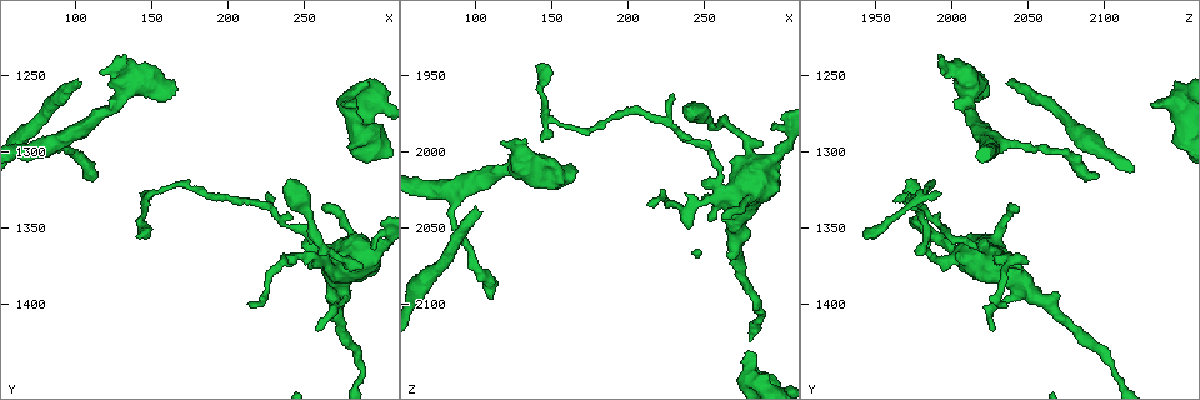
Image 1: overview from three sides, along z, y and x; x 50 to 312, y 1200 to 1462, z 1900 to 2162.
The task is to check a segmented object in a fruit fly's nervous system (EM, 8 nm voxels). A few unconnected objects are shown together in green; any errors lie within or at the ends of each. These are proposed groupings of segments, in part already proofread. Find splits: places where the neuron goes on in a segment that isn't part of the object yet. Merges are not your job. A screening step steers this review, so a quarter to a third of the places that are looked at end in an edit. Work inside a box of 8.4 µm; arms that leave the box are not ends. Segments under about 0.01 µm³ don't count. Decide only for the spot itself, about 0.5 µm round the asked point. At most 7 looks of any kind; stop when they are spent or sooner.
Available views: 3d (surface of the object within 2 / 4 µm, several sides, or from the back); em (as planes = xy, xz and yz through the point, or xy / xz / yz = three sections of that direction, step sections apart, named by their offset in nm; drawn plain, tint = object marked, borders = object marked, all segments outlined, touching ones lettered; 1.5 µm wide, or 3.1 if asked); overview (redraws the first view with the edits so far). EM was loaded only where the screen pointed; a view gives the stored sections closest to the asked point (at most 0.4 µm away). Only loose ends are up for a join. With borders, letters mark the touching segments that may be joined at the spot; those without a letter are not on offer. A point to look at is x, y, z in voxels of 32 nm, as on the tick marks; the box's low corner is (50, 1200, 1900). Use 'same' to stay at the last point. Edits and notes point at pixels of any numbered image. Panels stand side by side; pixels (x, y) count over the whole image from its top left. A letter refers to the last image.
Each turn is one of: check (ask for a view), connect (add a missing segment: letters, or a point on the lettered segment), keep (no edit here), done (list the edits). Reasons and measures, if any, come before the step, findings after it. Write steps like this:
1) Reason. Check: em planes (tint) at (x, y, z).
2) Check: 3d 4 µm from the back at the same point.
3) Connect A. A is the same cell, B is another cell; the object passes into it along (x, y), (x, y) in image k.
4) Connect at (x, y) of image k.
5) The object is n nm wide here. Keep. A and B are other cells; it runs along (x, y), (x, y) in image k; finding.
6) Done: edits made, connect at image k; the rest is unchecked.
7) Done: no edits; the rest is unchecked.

Free end. Check: 3d 2 µm at (278, 1268, 2130).

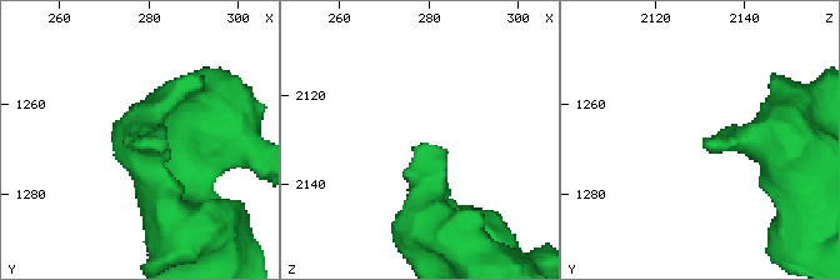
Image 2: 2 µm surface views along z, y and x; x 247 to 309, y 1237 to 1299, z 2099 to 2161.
Shape alone is not enough. Check: em xz step 4 (tint) at (278, 1270, 2130).

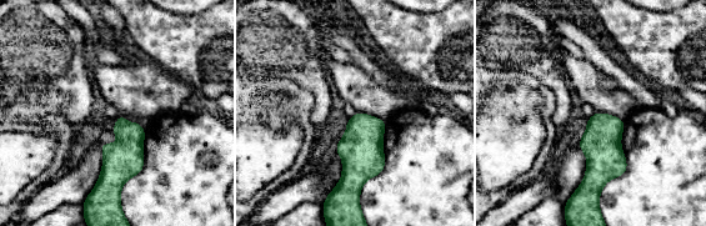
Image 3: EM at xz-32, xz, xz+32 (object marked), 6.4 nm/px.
Check: em planes (borders) at the same point.

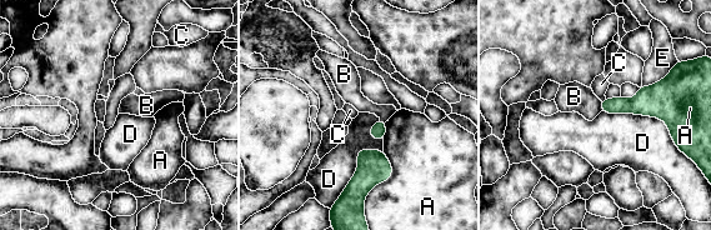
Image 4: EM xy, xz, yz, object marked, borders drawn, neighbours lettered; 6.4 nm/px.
Keep. A, B, C, D and E are other cells; a border runs along (600, 101), (601, 110) in image 4; none of them fits.

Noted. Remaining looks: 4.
Free end. Check: em yz step 4 (tint) at (240, 1318, 1972).

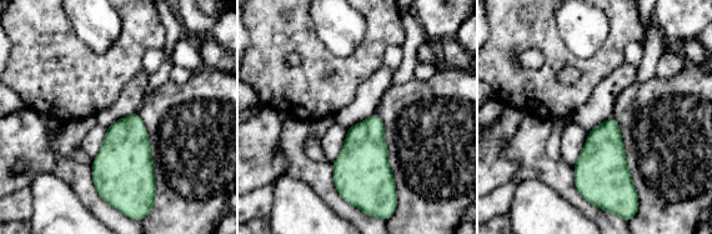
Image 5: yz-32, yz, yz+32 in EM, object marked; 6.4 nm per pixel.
Cut it another way. Check: em planes (tint) at the same point.

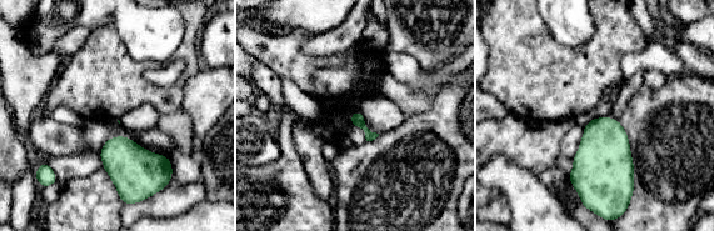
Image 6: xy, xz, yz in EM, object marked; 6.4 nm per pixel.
What lies round it. Check: em planes (borders) at the same point.

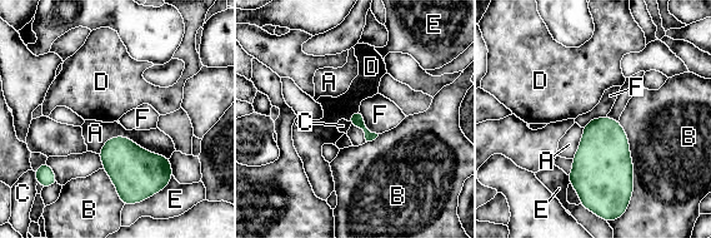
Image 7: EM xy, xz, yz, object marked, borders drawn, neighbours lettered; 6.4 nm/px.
Keep. A, B, C, D, E and F are other cells; a border runs along (359, 109), (349, 120) in image 7; none of them fits.

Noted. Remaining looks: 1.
Stops while still wide. Check: em planes (borders) at (168, 1256, 2012).

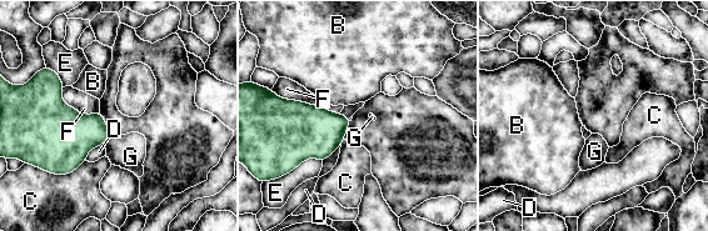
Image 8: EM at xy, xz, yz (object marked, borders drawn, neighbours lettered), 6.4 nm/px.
Connect G. G is the same cell, B, C, D, E and F are other cells; the object passes into it along (68, 136), (106, 139), (129, 151) in image 8; the neuron continues.

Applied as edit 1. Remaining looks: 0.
Done: edits made, connect at image 8; the rest is unchecked.

